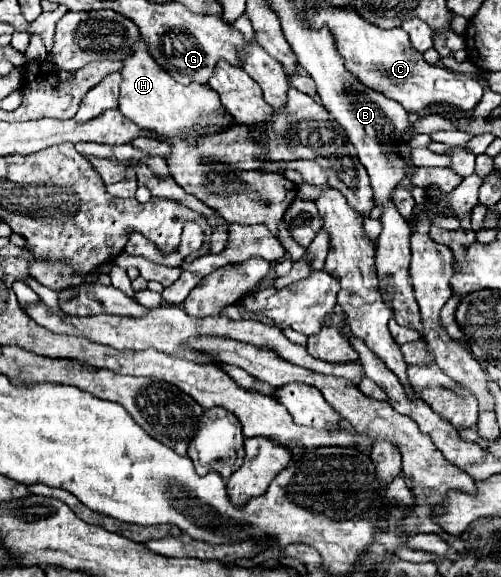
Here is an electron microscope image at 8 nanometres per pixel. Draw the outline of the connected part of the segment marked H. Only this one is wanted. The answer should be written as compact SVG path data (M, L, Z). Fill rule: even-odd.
M140 40L138 48L124 60L120 70L122 84L120 84L120 112L130 118L136 126L146 130L156 130L164 138L178 138L178 140L198 140L196 134L186 134L196 122L204 120L214 110L224 110L220 104L218 94L204 84L188 84L182 86L170 74L154 62L150 56L146 42Z

